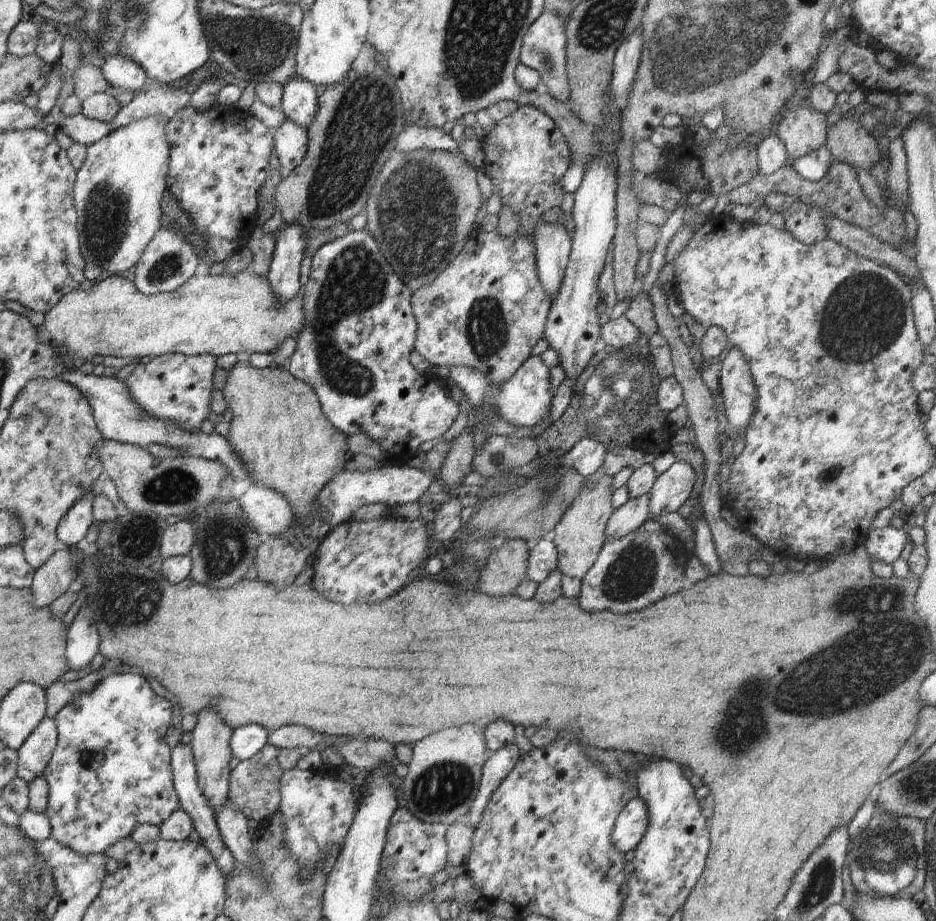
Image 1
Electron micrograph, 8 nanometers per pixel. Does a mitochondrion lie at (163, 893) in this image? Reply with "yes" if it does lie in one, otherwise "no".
no

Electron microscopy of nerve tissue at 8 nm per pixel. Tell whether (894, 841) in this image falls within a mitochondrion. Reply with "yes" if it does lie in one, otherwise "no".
yes

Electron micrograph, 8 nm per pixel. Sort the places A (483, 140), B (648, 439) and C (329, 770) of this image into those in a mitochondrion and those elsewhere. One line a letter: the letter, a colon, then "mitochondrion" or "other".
A: other
B: other
C: other

